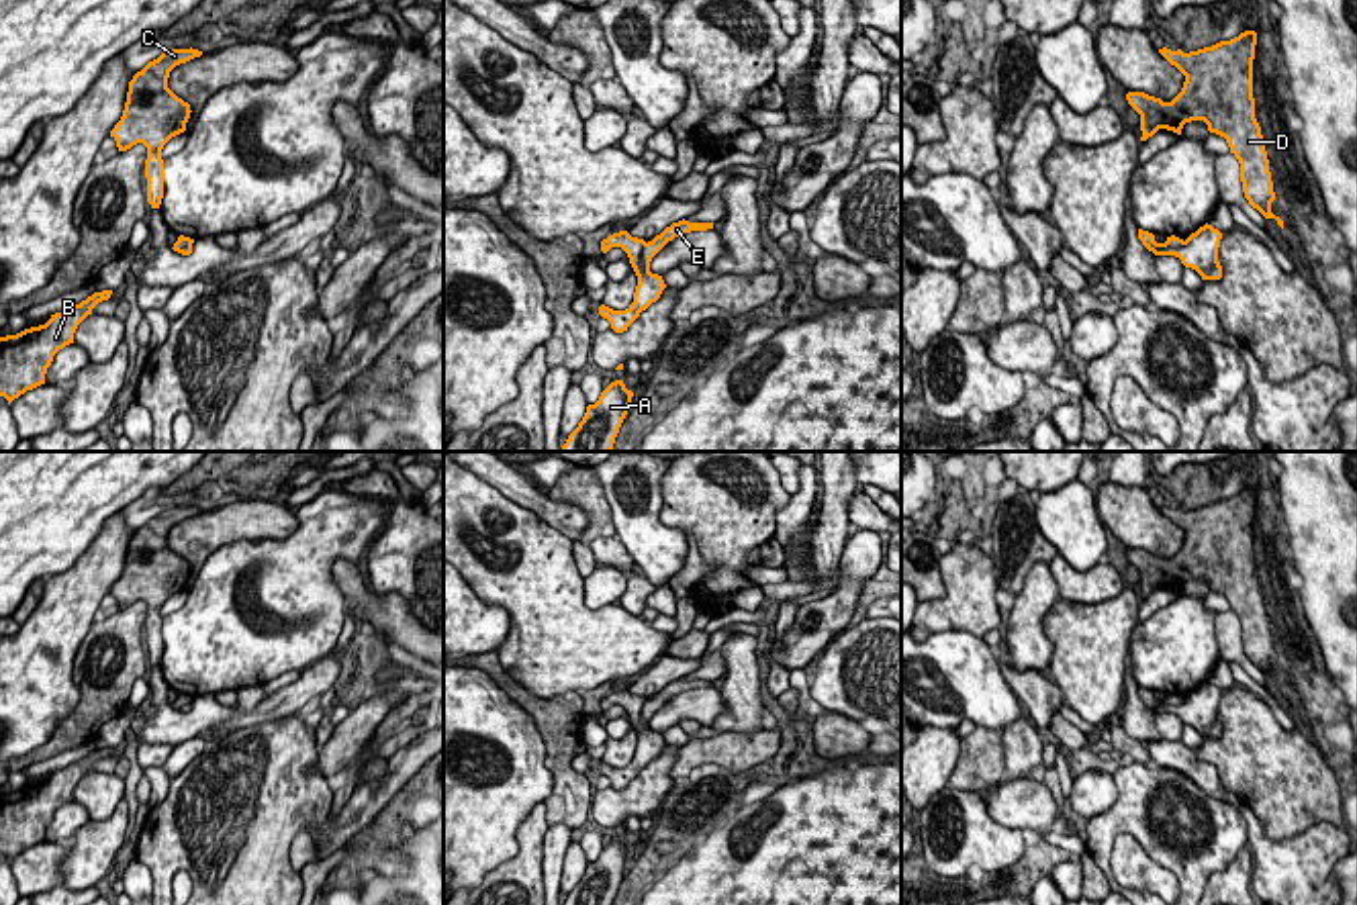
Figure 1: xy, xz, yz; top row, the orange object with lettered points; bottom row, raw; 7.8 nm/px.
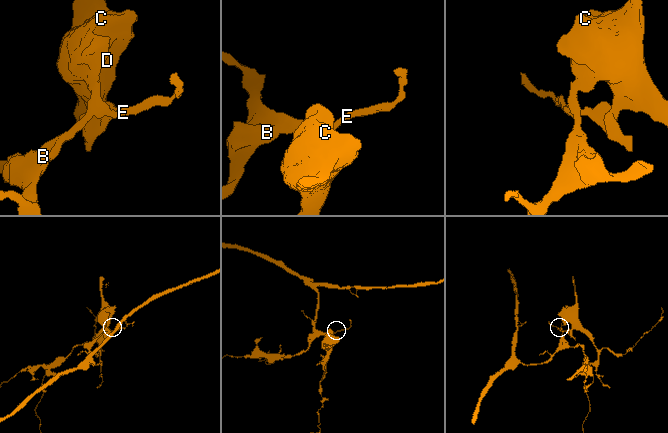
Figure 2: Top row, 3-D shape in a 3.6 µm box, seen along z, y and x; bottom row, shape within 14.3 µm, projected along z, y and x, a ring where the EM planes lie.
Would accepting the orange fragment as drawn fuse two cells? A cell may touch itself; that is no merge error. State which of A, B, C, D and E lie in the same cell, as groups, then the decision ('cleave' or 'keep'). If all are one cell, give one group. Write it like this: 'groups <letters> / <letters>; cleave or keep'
groups A C D E / B; cleave

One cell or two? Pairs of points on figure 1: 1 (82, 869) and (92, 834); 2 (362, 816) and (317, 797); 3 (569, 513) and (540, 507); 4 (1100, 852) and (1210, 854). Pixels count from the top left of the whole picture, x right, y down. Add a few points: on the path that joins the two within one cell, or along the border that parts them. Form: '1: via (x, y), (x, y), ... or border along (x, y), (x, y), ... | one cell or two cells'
1: via (88, 861), (92, 842) | one cell
2: border along (328, 816), (313, 836) | two cells
3: via (563, 513), (546, 509) | one cell
4: via (1120, 826), (1139, 826), (1159, 846), (1180, 859) | one cell

